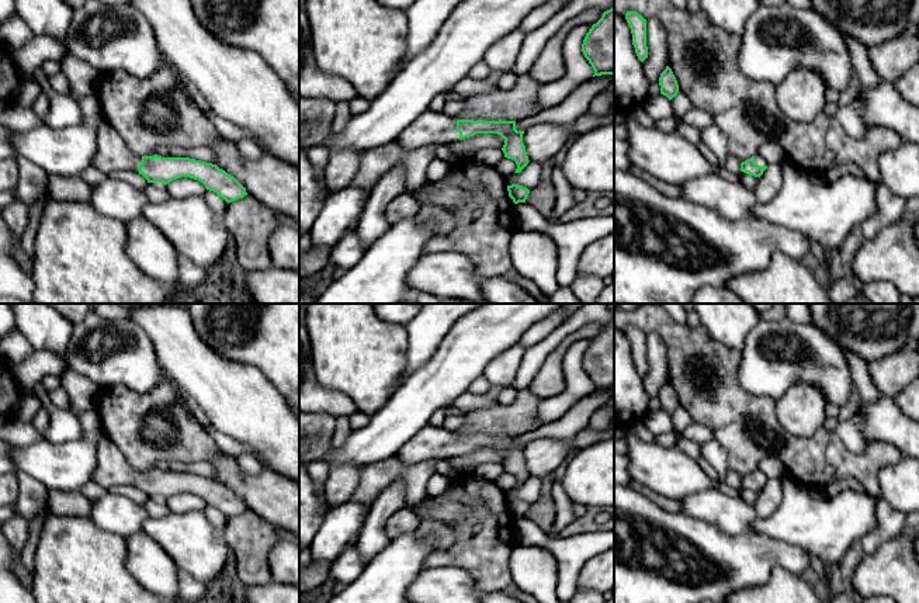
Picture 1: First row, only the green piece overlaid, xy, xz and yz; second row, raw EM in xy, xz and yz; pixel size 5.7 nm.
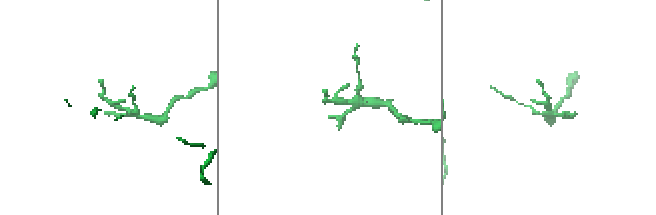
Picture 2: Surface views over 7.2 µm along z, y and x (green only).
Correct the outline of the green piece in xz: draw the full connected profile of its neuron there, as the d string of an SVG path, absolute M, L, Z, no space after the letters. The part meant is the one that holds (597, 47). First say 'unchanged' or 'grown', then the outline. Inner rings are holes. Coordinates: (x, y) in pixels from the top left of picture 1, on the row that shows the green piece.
unchanged; M614 7L592 25L583 39L582 52L594 70L593 77L614 76Z

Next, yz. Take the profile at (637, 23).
unchanged; M627 11L625 20L631 28L635 53L638 59L644 62L648 58L646 20L637 11Z

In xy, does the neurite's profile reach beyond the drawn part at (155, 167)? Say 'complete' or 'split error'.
split error

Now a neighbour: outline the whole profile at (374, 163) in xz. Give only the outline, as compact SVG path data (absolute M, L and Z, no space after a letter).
M398 141L364 150L350 187L372 190L374 186L392 169L400 167L405 173L406 191L415 193L427 183L426 171L436 159L436 146L426 145L406 150Z

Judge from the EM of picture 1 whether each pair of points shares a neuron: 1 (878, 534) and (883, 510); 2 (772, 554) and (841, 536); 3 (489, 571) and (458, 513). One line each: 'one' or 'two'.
1: one
2: two
3: one

